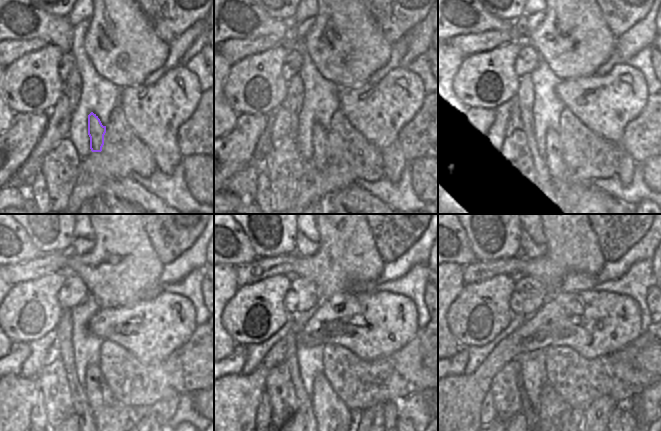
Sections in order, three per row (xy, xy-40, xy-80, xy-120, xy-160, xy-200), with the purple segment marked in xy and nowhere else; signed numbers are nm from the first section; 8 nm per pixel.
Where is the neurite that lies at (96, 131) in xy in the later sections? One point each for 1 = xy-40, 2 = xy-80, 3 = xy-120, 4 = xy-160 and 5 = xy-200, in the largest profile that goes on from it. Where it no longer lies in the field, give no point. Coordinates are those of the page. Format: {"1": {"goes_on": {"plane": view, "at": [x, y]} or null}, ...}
{"1": {"goes_on": {"plane": "xy-40", "at": [319, 135]}}, "2": {"goes_on": {"plane": "xy-80", "at": [549, 147]}}, "3": {"goes_on": {"plane": "xy-120", "at": [111, 417]}}, "4": {"goes_on": {"plane": "xy-160", "at": [332, 416]}}, "5": {"goes_on": {"plane": "xy-200", "at": [553, 413]}}}

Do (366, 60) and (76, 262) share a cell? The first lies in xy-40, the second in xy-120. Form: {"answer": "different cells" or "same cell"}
{"answer": "same cell"}

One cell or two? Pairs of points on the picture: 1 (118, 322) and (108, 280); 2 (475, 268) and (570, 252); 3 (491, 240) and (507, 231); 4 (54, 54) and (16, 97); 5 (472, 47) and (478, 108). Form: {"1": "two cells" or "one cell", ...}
{"1": "two cells", "2": "one cell", "3": "one cell", "4": "one cell", "5": "two cells"}

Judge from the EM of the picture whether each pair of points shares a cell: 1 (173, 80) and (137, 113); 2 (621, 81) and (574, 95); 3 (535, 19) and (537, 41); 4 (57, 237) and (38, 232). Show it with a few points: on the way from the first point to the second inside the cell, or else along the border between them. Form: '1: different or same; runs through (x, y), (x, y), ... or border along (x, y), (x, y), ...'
1: same; runs through (164, 89), (146, 107)
2: same; runs through (609, 93), (607, 95), (586, 95)
3: different; border along (544, 12), (542, 21), (529, 33)
4: same; runs through (52, 232), (43, 232)

